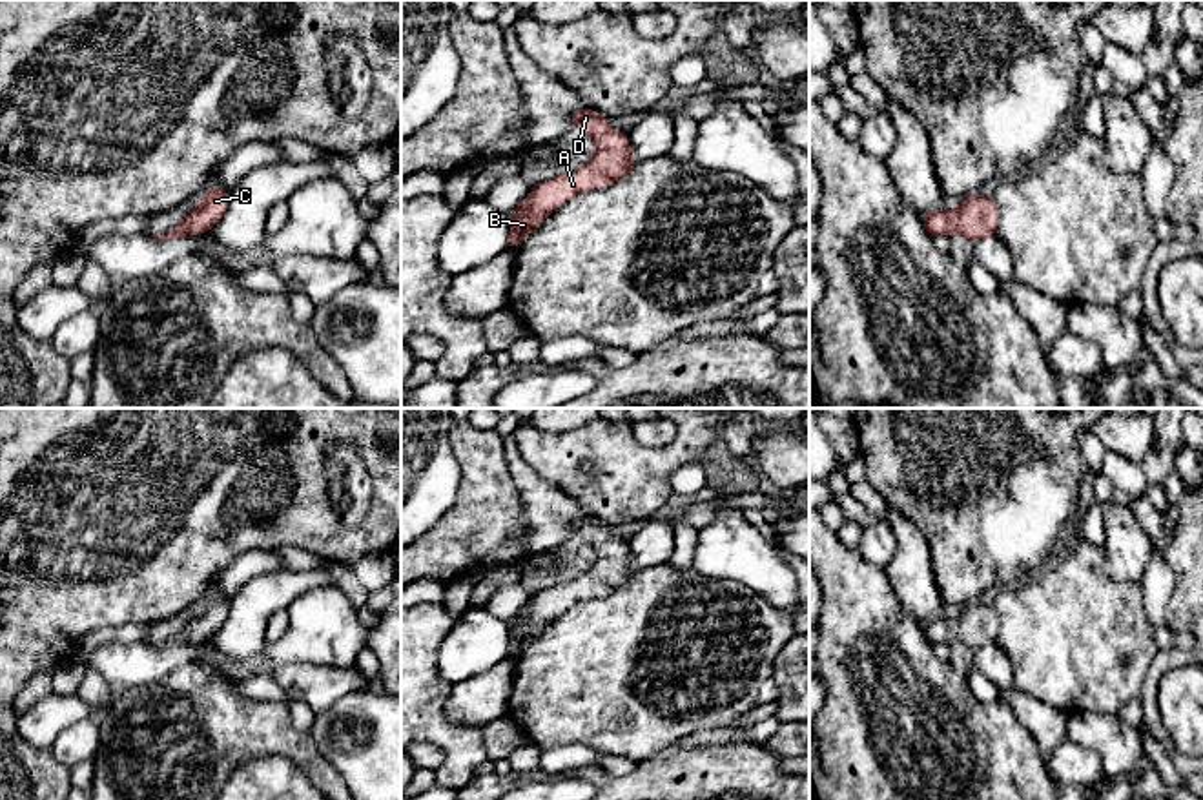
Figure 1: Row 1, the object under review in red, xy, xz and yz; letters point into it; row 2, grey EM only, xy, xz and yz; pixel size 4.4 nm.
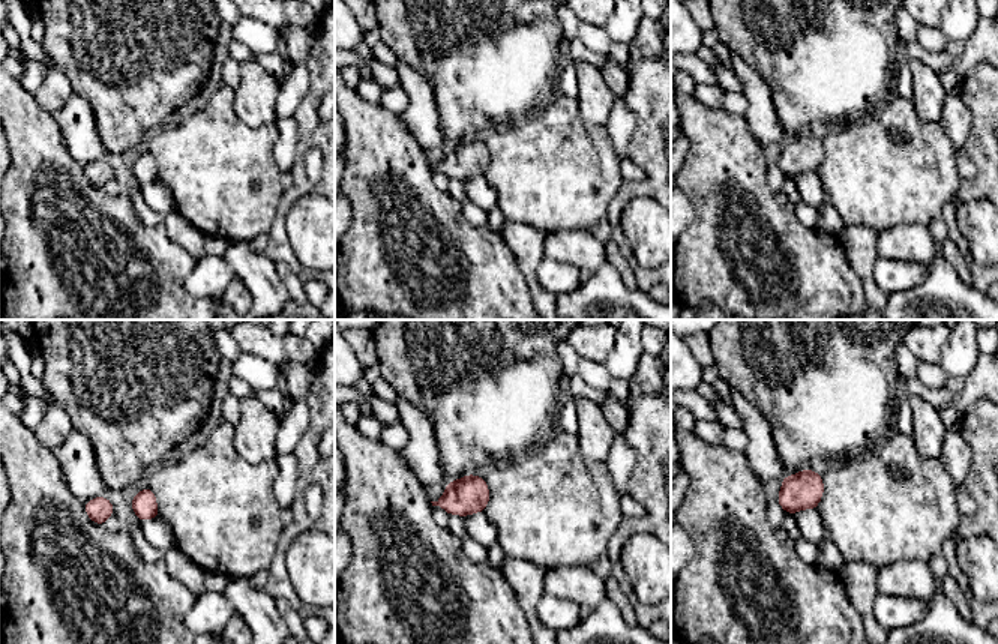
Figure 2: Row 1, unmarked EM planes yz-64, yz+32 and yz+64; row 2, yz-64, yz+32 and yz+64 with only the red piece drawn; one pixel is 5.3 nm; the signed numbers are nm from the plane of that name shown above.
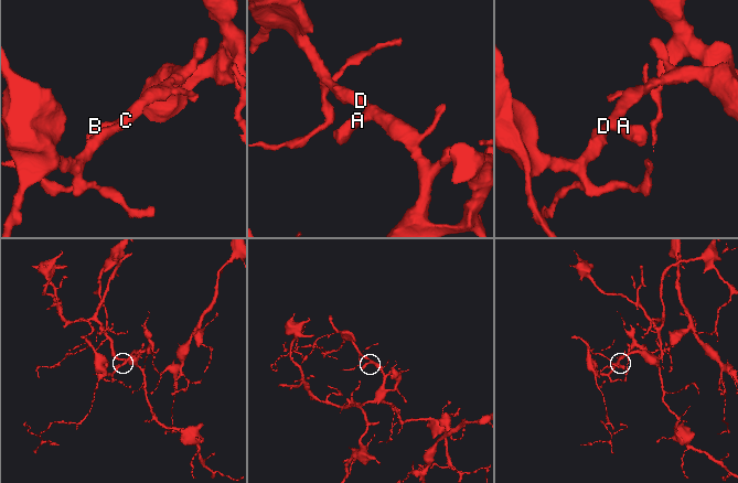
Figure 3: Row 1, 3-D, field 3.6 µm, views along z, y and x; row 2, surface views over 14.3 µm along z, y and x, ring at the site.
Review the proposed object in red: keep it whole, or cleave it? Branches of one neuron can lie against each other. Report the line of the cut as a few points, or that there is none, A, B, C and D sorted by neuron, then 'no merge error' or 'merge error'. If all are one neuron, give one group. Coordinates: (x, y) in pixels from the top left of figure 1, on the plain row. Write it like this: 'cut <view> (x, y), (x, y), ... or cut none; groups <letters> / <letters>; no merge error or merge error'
cut none; groups A B C D; no merge error

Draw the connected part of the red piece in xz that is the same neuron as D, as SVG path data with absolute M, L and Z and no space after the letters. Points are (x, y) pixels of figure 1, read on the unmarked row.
M576 518L571 527L572 534L596 549L596 561L576 579L534 592L525 610L510 623L509 658L512 660L571 605L609 596L638 574L631 565L629 543L611 538L605 523L594 518Z

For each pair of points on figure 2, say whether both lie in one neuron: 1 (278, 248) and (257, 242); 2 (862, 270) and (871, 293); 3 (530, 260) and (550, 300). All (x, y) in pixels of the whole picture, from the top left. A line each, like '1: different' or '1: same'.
1: different
2: same
3: same

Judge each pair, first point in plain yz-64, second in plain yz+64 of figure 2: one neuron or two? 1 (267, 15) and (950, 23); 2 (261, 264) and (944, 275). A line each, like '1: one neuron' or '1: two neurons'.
1: two neurons
2: two neurons

